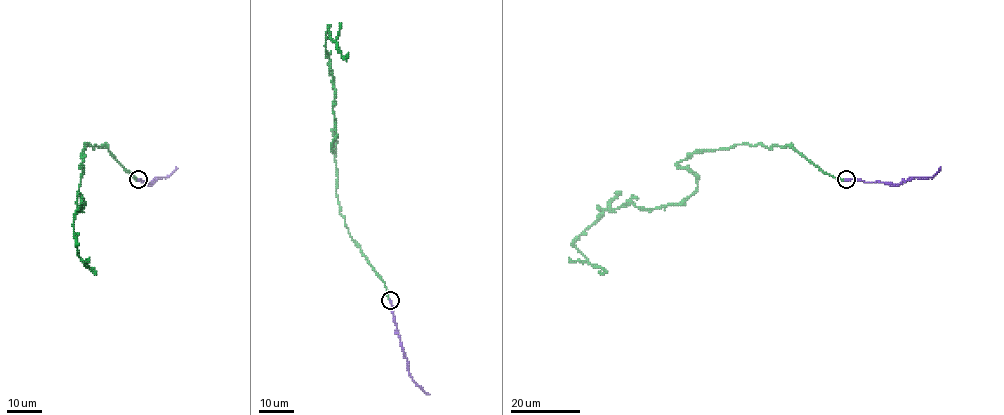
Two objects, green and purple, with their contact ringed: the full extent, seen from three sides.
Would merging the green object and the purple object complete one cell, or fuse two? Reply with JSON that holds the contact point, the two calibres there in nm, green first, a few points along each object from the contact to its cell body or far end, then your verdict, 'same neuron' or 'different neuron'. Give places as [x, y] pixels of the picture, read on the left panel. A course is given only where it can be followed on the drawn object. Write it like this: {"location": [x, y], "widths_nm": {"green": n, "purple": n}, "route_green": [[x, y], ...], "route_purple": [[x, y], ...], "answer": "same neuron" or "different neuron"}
{"location": [138, 179], "widths_nm": {"green": 200, "purple": 190}, "route_green": [[138, 179], [107, 148], [84, 144], [79, 190], [83, 203], [73, 220], [74, 236], [77, 255], [96, 271]], "route_purple": [[138, 179], [151, 184], [156, 177], [167, 177], [176, 167]], "answer": "same neuron"}

